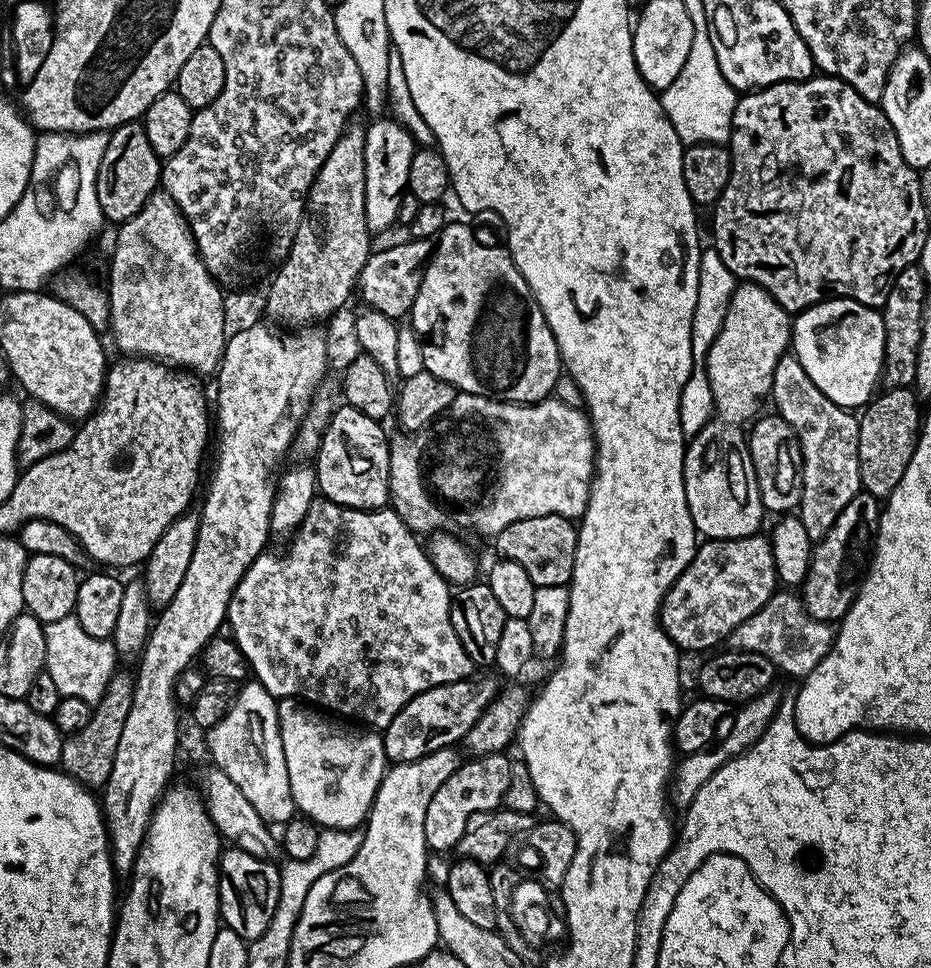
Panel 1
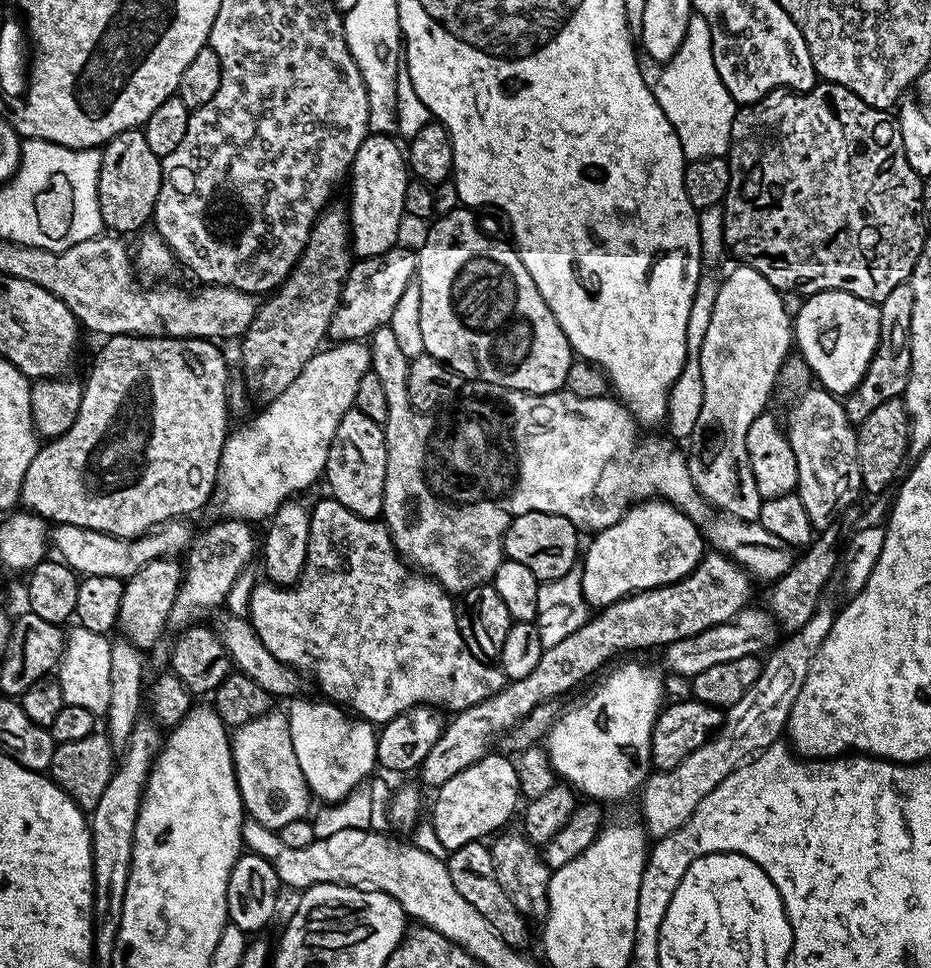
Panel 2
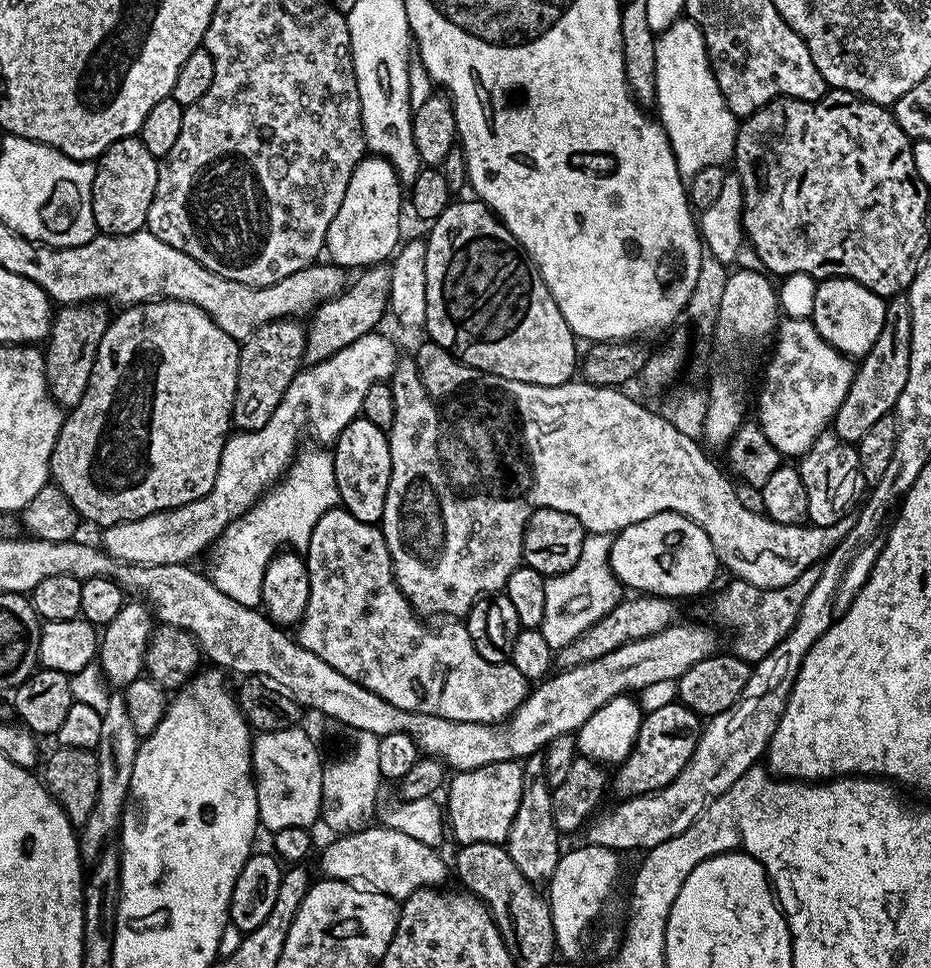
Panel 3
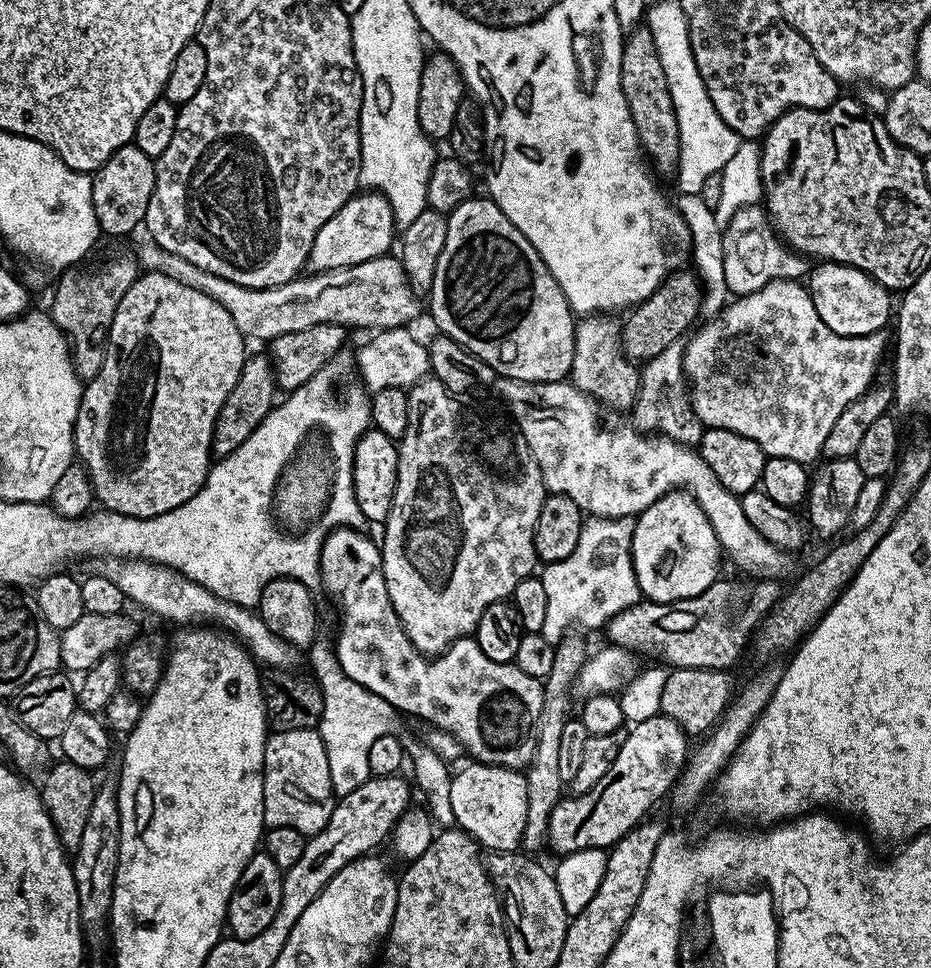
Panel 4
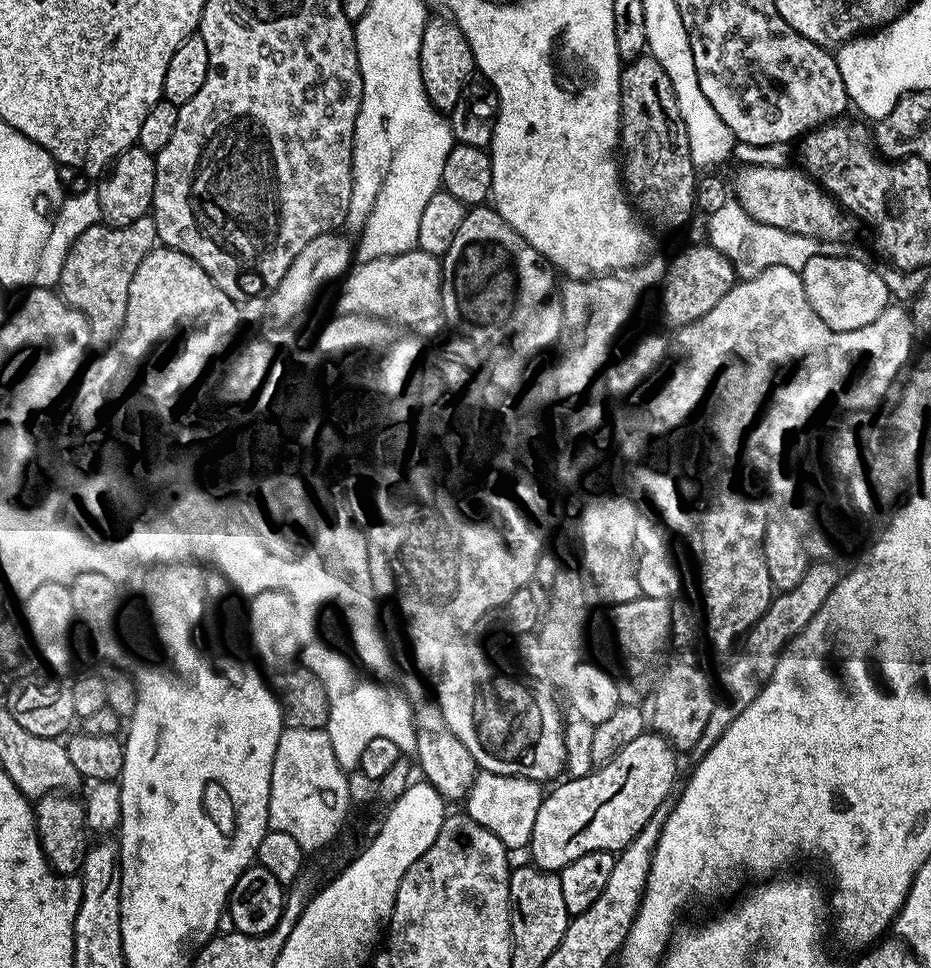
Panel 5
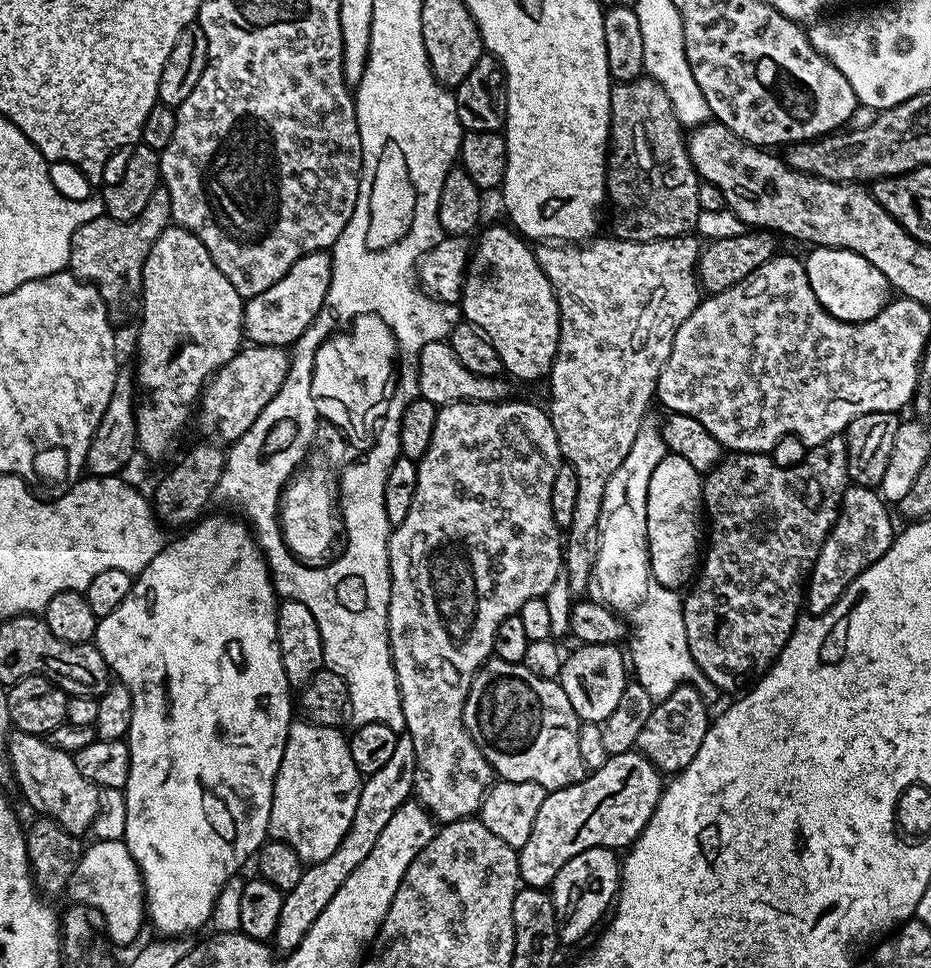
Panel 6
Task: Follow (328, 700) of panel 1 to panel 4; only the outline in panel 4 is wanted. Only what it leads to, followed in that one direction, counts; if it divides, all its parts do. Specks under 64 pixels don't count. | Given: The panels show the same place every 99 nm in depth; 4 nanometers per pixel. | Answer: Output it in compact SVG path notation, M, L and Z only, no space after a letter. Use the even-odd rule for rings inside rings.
M337 527L333 528L320 546L320 576L323 591L328 591L330 595L336 599L336 604L340 607L340 612L344 615L344 621L340 624L340 629L336 632L336 644L334 643L334 651L338 662L342 666L345 674L354 682L358 682L358 686L362 686L367 692L373 692L378 698L382 698L397 713L409 712L412 716L417 716L420 720L429 720L429 725L435 726L448 732L454 739L460 743L461 749L465 753L468 752L473 761L482 764L493 764L494 766L502 766L503 768L514 768L517 770L527 769L532 763L535 756L535 746L537 737L537 728L539 726L539 715L542 712L543 690L544 686L541 681L530 678L530 674L522 674L522 670L518 670L515 663L503 664L502 662L494 662L490 658L486 658L486 654L482 654L482 650L478 646L475 638L465 638L456 640L454 643L447 645L443 649L441 656L436 656L433 660L427 660L423 656L421 649L410 642L410 638L404 633L404 628L400 624L400 619L396 617L392 603L390 602L390 594L386 590L386 582L384 581L384 571L382 570L382 554L380 553L381 545L376 544L368 536L363 536L363 531L357 530L355 527Z

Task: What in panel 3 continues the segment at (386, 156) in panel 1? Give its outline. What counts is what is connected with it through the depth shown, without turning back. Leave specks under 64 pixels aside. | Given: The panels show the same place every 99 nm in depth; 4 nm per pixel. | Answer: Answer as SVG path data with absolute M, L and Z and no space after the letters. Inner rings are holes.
M375 154L365 155L354 174L350 174L350 186L346 186L342 206L338 206L338 214L334 214L324 239L327 255L332 255L331 263L345 270L363 270L383 265L399 249L400 207L406 204L405 193L400 191L402 185L390 162Z

